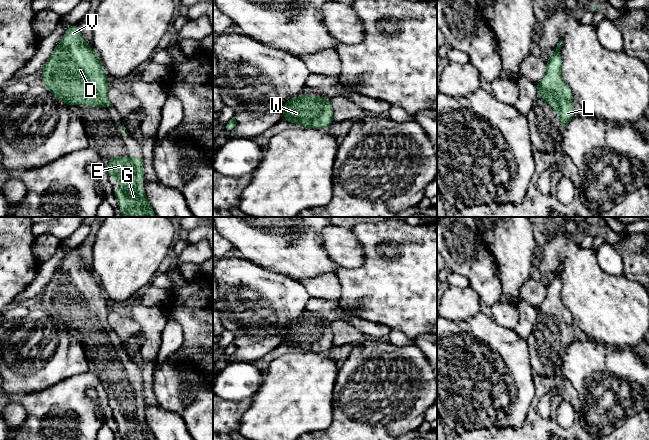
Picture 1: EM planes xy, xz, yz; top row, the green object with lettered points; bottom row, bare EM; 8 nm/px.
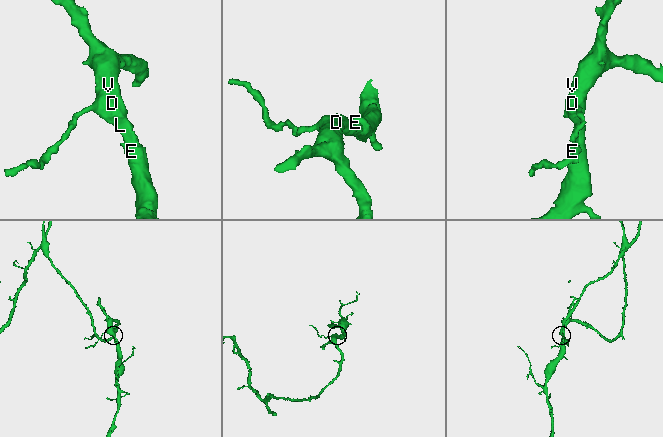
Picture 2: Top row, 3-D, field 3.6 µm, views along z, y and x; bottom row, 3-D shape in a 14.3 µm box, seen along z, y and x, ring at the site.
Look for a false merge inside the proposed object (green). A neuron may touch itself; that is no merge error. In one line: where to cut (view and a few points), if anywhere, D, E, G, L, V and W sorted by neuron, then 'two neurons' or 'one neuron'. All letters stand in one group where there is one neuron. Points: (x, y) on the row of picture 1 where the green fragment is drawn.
cut none; groups D E G L V W; one neuron

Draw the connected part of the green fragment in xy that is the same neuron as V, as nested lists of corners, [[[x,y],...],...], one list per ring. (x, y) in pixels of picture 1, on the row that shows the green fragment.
[[[78,23],[68,27],[62,41],[55,46],[43,67],[42,80],[45,88],[66,105],[113,107],[107,97],[107,74],[94,48],[90,48],[82,37]]]

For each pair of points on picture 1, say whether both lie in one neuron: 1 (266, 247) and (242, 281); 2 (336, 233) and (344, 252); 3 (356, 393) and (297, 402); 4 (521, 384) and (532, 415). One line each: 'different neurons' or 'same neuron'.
1: different neurons
2: same neuron
3: different neurons
4: different neurons

